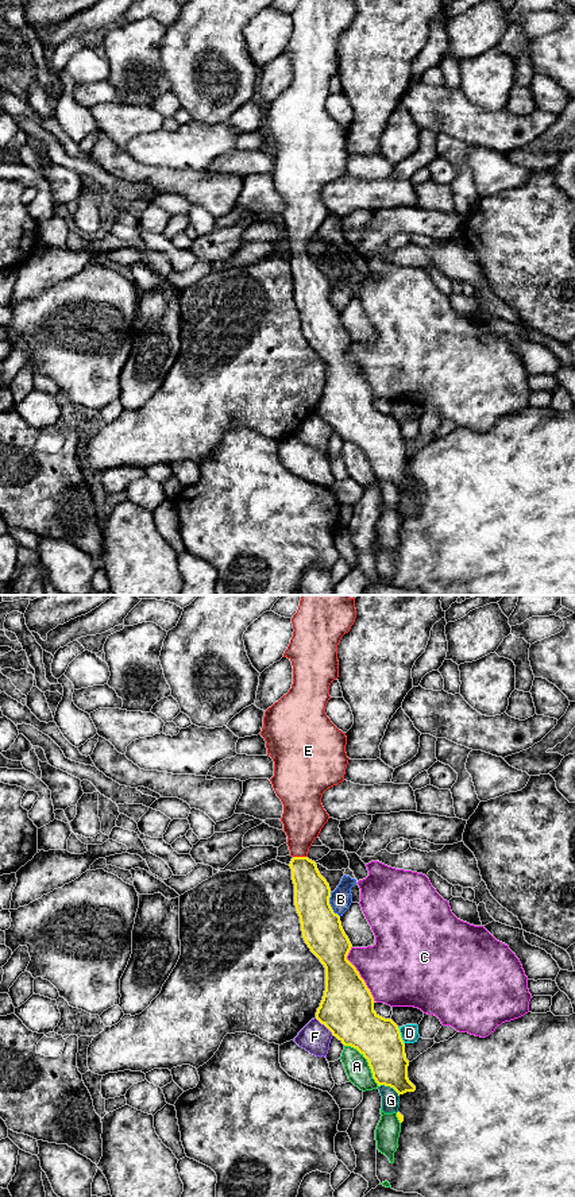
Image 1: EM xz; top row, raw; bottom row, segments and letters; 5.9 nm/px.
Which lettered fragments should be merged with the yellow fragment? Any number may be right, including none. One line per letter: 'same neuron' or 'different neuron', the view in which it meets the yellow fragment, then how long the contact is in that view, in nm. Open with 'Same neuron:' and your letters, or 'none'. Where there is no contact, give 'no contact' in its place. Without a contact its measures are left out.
Same neuron: E
A: different neuron | xz | 320 nm
B: different neuron | xz | 160 nm
C: different neuron | xz | 360 nm
D: different neuron | xz | 110 nm
E: same neuron | xz | 90 nm
F: different neuron | xz | 160 nm
G: different neuron | xz | 140 nm

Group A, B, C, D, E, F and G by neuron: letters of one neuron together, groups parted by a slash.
A / B / C / D / E / F / G

